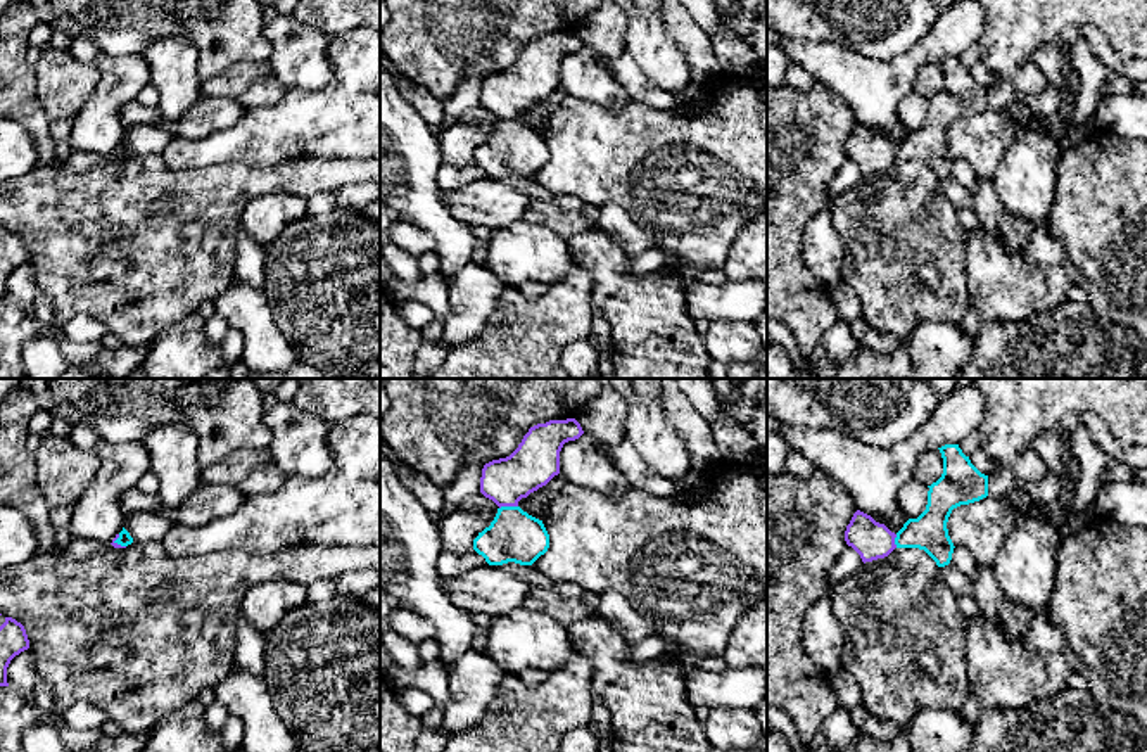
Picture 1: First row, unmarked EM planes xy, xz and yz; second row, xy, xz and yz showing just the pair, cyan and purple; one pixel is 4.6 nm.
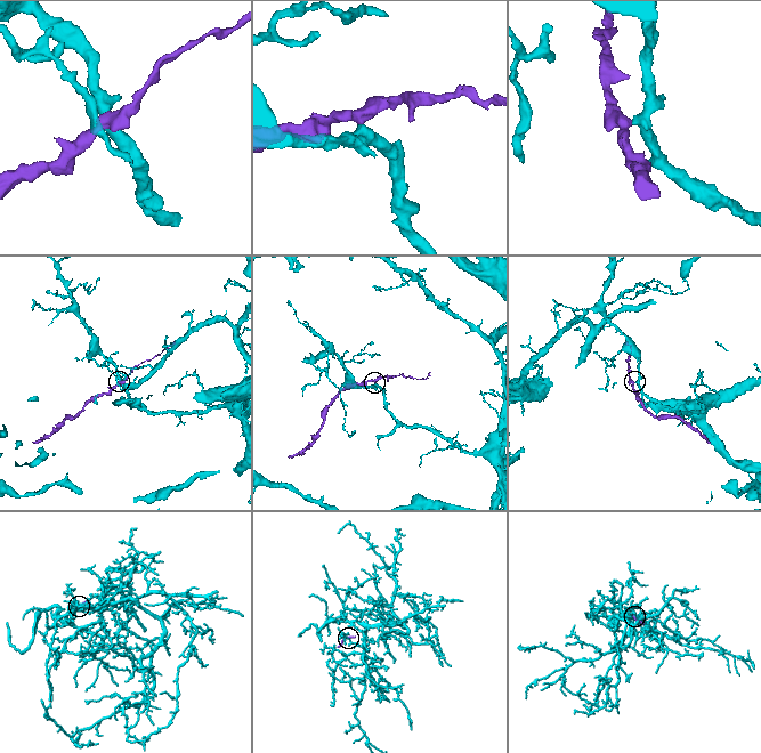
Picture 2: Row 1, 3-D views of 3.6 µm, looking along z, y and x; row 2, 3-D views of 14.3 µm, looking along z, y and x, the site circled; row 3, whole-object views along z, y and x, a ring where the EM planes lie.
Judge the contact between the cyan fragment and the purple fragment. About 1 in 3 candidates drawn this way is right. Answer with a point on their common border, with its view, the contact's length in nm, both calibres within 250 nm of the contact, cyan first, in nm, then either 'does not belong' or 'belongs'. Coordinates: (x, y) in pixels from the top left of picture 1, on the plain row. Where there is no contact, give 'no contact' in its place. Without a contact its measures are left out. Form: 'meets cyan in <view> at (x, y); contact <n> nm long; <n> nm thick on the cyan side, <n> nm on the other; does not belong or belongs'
meets cyan in xz at (508, 120); contact 90 nm long; 240 nm thick on the cyan side, 220 nm on the other; does not belong

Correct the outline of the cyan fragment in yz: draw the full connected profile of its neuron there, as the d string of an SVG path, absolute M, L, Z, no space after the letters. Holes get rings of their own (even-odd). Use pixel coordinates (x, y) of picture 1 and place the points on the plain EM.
M945 57L938 62L943 71L943 86L928 99L926 123L903 137L895 157L924 163L938 180L945 180L955 161L947 142L948 130L954 121L988 109L988 88L971 76L959 57Z

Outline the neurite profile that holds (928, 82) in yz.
M938 61L928 62L919 67L914 78L914 92L931 99L943 86L943 71Z

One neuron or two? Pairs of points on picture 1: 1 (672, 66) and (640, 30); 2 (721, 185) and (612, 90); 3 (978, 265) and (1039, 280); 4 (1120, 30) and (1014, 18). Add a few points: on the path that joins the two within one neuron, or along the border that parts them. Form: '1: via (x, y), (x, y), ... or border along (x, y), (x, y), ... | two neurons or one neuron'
1: via (662, 59), (646, 40) | one neuron
2: border along (631, 101), (614, 111), (586, 102) | two neurons
3: via (994, 275), (999, 280), (1023, 280) | one neuron
4: via (1094, 18), (1040, 18) | one neuron

